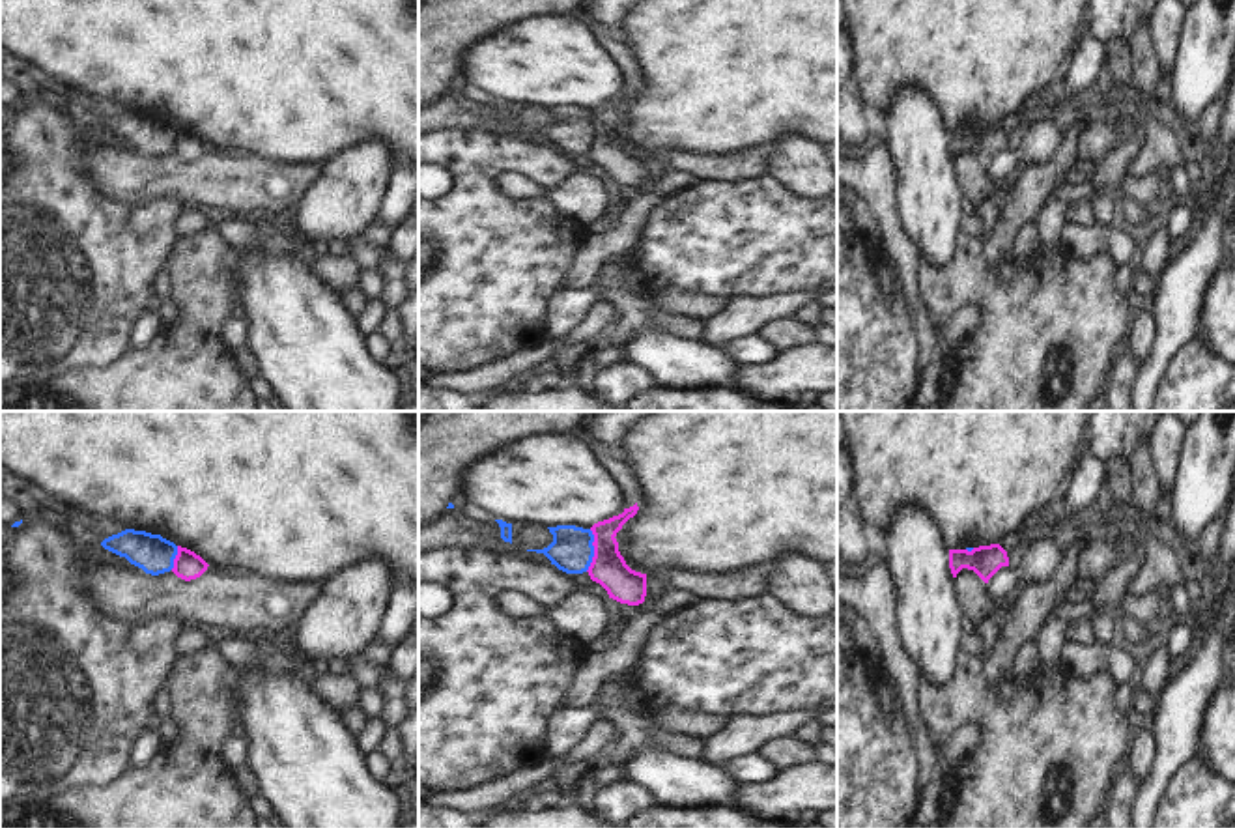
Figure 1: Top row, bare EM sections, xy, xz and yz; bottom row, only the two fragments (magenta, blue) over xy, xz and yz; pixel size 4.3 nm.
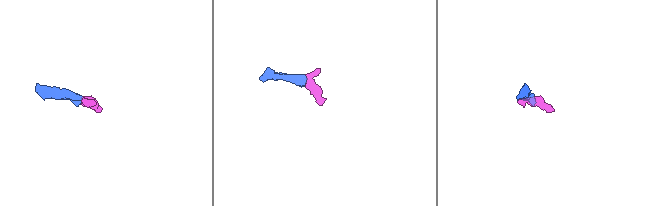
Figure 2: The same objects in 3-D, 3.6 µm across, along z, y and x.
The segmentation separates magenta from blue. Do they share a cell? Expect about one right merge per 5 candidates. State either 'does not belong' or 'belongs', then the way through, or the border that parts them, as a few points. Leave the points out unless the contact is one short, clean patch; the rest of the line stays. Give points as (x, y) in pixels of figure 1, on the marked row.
does not belong; border along xz (591, 529), (593, 561), (585, 571)

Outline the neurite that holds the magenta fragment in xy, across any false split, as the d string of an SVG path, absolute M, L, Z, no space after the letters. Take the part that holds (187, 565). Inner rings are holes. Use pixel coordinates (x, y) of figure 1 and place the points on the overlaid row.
M177 546L177 555L174 559L174 568L172 568L172 572L177 578L185 581L196 579L207 570L207 566L209 564L200 555L196 555L187 548Z

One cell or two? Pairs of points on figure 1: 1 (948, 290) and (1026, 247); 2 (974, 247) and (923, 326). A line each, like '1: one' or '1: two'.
1: two
2: two

